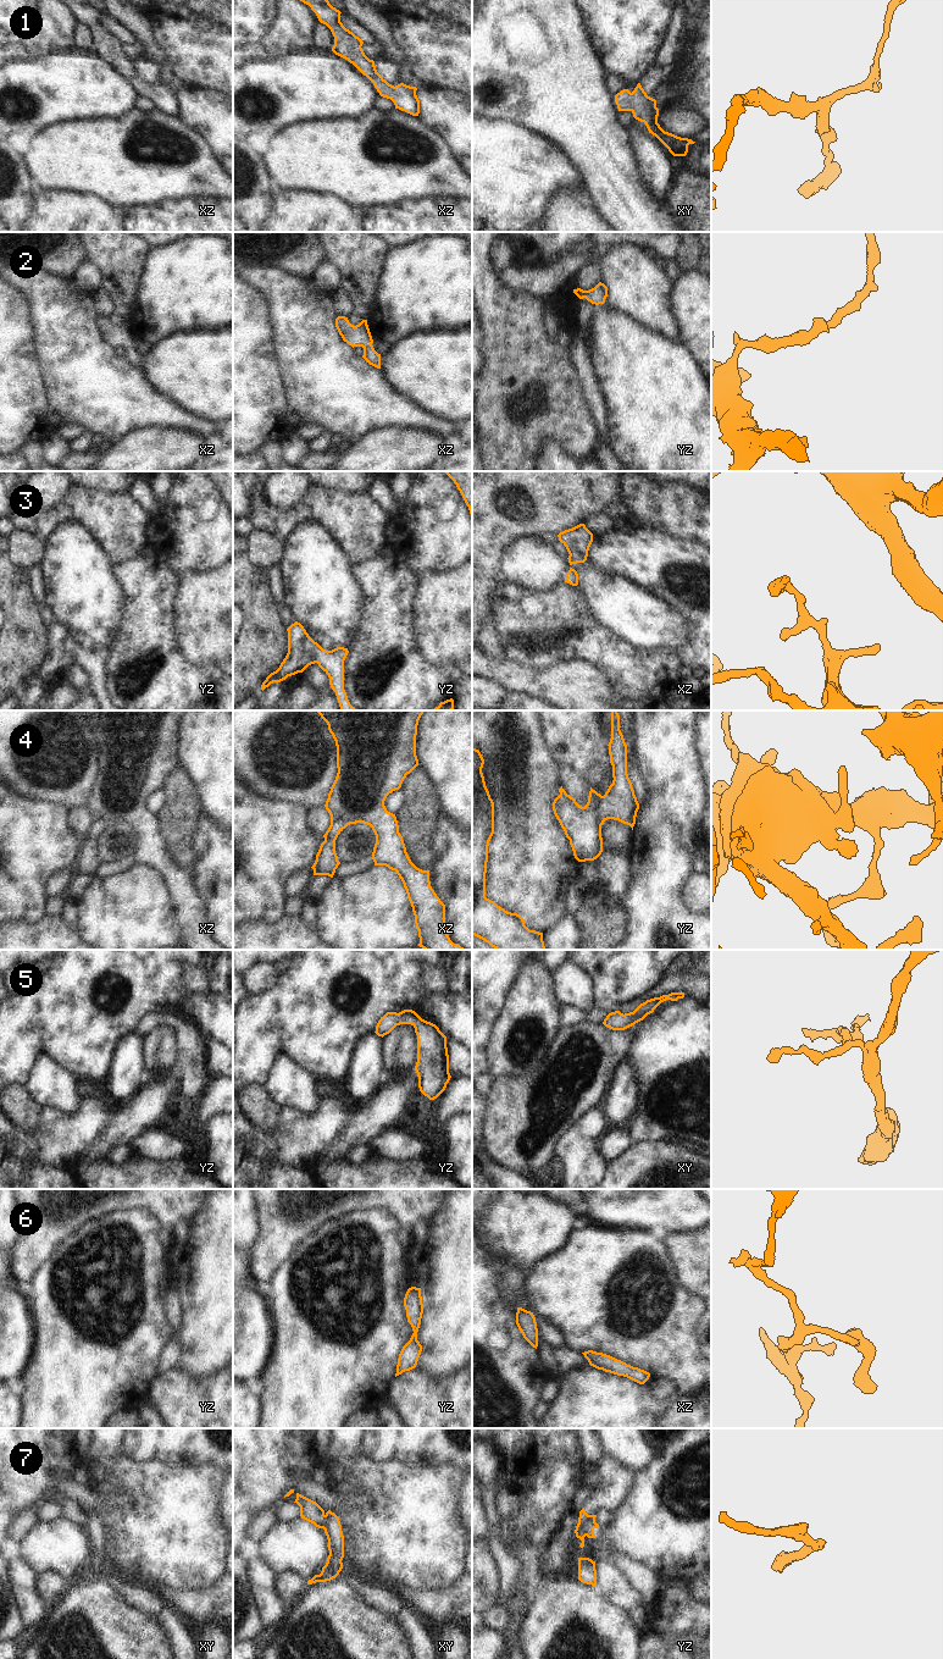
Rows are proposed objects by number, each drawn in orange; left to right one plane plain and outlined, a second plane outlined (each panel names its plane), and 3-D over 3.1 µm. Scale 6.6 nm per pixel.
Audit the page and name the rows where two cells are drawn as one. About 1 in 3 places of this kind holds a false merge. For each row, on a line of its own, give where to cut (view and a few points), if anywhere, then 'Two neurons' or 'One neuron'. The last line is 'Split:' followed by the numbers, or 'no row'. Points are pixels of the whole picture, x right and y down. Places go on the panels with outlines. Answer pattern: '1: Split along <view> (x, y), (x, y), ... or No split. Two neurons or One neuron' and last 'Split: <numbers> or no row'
1: No split. One neuron
2: No split. One neuron
3: No split. One neuron
4: No split. One neuron
5: No split. One neuron
6: No split. One neuron
7: Split along yz (594, 1520), (589, 1520), (586, 1524), (584, 1535). Two neurons
Split: 7.

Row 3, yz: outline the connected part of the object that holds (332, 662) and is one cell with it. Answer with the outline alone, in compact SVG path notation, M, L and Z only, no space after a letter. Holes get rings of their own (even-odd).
M298 621L292 624L287 631L288 653L279 668L262 682L261 690L264 691L273 682L281 682L288 676L303 673L309 665L317 663L329 678L329 685L335 692L340 710L356 710L344 690L344 660L349 653L348 648L323 649Z

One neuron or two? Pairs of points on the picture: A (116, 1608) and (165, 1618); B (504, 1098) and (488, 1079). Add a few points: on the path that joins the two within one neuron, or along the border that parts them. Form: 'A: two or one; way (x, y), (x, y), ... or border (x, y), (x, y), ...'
A: two; border (156, 1615), (168, 1643)
B: two; border (497, 1078), (487, 1095)

